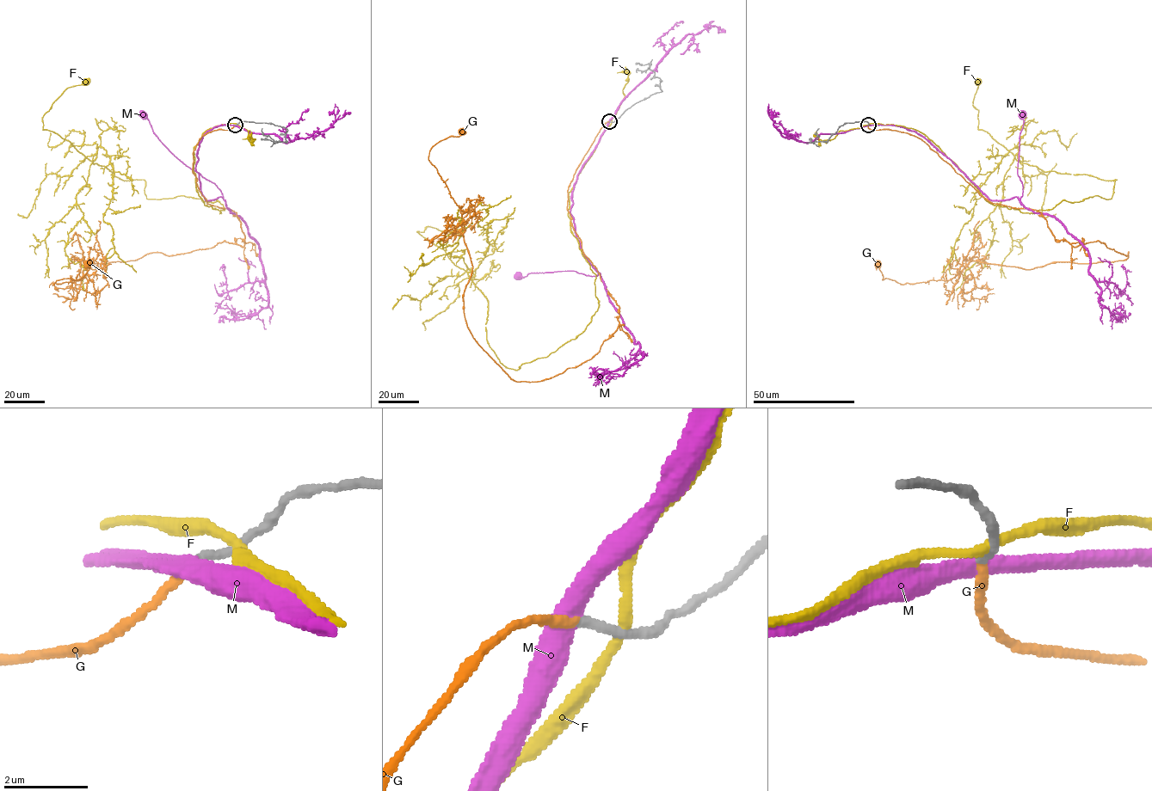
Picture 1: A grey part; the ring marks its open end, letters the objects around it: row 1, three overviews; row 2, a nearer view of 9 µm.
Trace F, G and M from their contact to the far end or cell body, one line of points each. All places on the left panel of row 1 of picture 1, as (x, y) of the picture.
F: (237, 124), (194, 148), (198, 195), (221, 213), (217, 200), (148, 199), (144, 180), (42, 129), (85, 81)
G: (235, 125), (199, 139), (192, 172), (236, 213), (243, 247), (86, 260), (53, 284), (87, 260)
M: (235, 125), (210, 130), (200, 143), (196, 171), (207, 200), (224, 199), (221, 191), (175, 156), (143, 114)

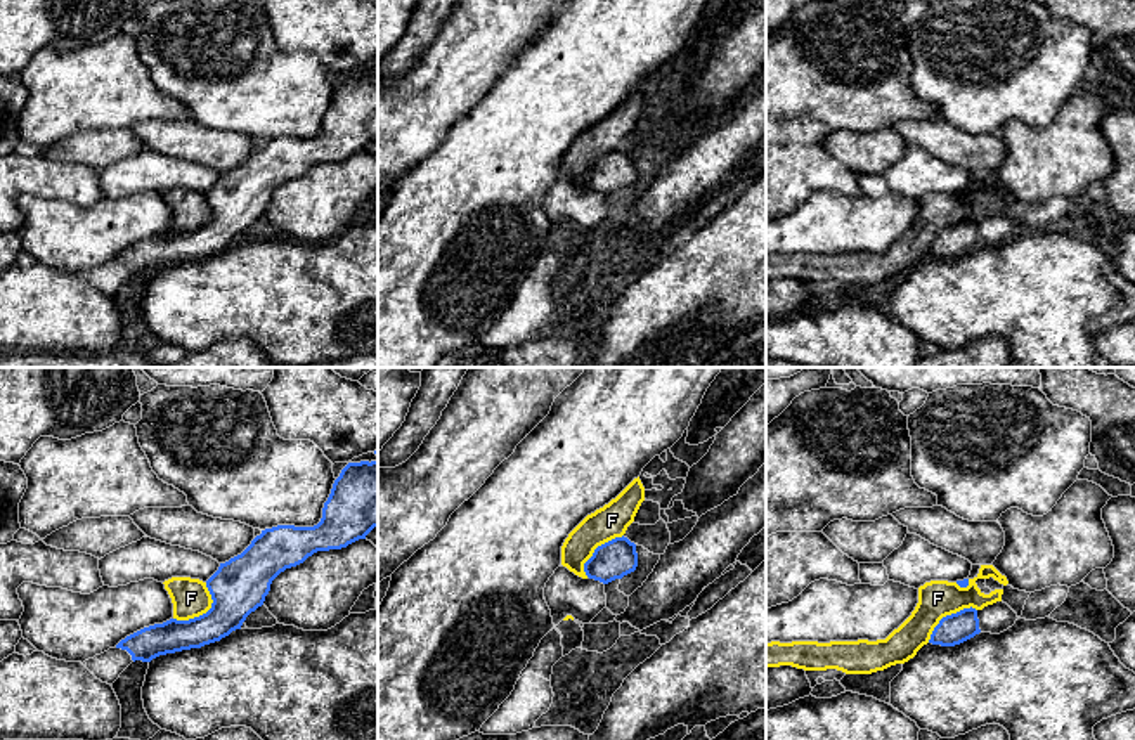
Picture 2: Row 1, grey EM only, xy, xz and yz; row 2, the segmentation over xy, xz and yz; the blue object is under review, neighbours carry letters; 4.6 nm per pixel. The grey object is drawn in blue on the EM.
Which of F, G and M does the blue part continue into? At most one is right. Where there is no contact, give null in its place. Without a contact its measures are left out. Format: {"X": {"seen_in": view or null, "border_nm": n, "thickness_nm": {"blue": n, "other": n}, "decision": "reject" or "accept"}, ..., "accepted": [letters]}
{"F": {"seen_in": "xy", "border_nm": 240, "thickness_nm": {"blue": 260, "other": 180}, "decision": "reject"}, "G": {"seen_in": null, "decision": "accept"}, "M": {"seen_in": null, "decision": "reject"}, "accepted": ["G"]}

